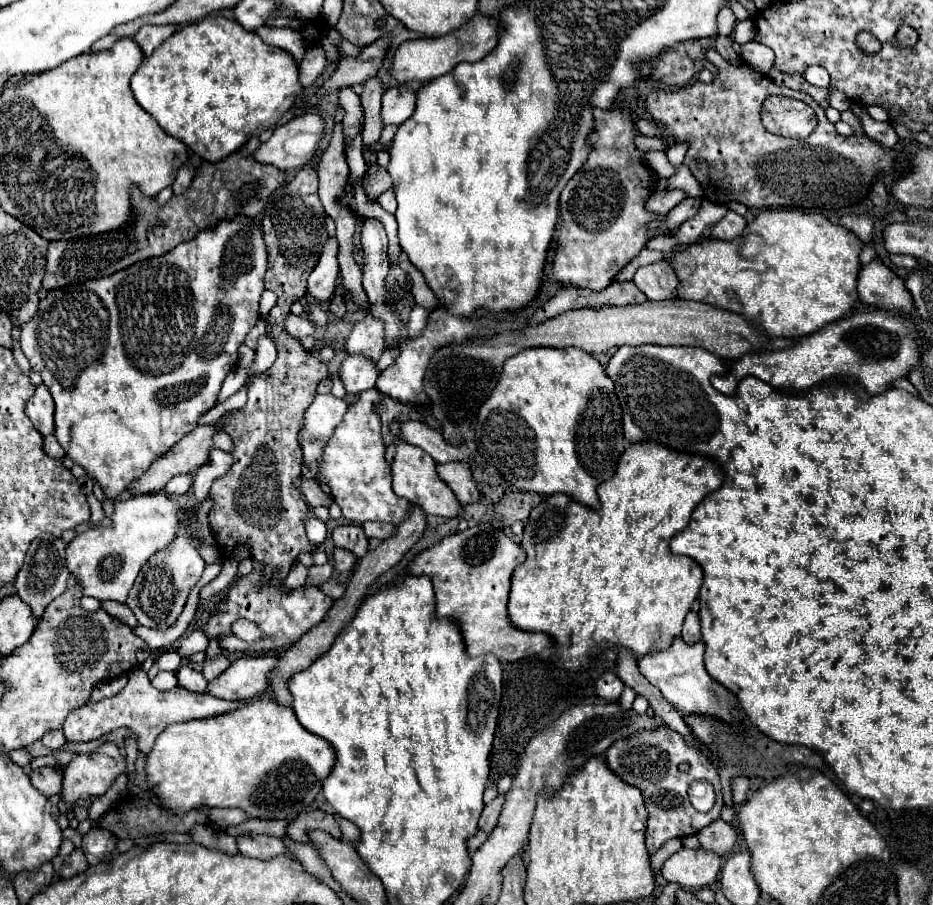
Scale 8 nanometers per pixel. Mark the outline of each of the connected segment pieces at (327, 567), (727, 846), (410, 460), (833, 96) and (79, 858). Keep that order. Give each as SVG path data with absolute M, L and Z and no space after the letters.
M328 561L328 563L324 563L322 567L310 567L310 573L308 573L308 579L306 579L306 585L310 585L310 583L324 583L324 581L328 581L330 577L332 577L332 573L334 573L334 565Z
M716 819L708 827L704 827L704 831L698 831L696 837L704 849L714 851L718 857L724 857L732 851L734 843L736 843L736 829L728 823L724 823L722 819Z
M406 441L398 443L398 451L392 463L392 489L398 497L404 497L408 501L412 501L414 505L418 505L424 513L428 515L440 515L444 519L458 519L462 515L462 505L456 499L456 495L450 491L450 487L438 479L436 475L436 463L434 459L422 451L420 447L414 447Z
M830 87L830 96L829 96L830 106L838 109L838 111L844 111L850 107L850 99L833 87Z
M74 849L74 851L64 859L64 865L62 865L60 877L70 879L72 875L78 875L78 873L82 873L82 871L86 871L86 869L88 869L86 855L82 853L82 849Z

